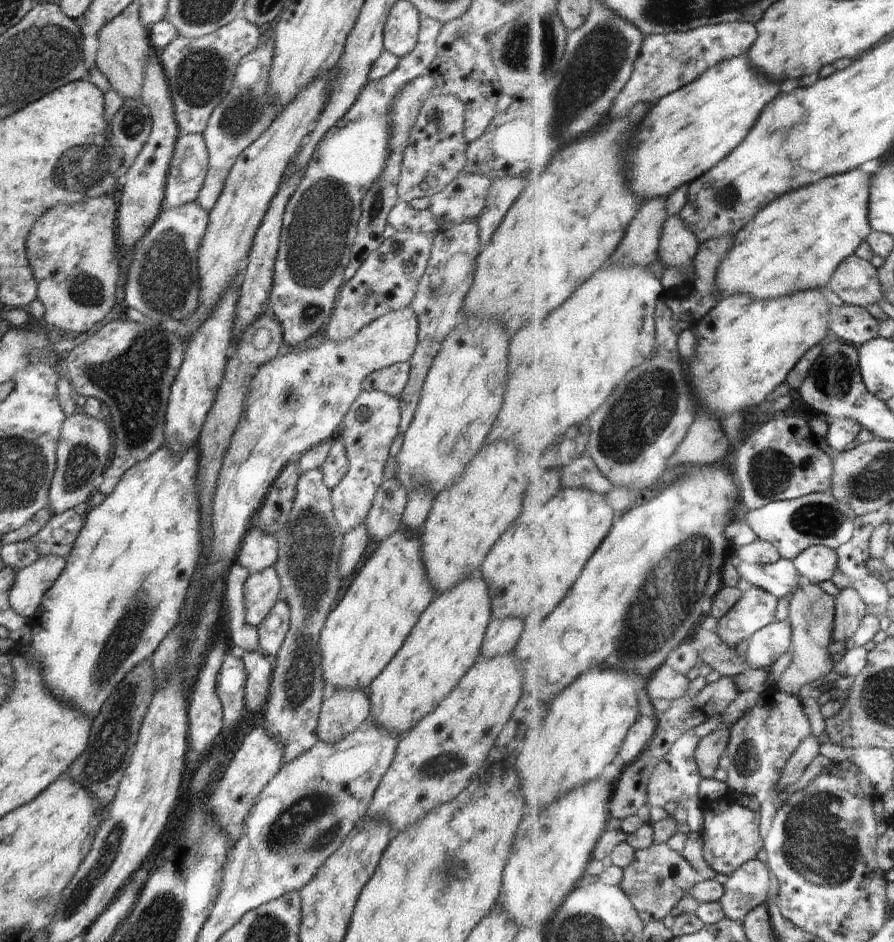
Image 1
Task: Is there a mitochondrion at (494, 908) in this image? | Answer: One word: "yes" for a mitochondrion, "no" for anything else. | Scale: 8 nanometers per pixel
no

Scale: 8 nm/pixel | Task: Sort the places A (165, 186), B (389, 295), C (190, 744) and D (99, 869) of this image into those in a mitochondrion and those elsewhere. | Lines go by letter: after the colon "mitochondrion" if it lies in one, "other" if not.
A: other
B: other
C: other
D: mitochondrion

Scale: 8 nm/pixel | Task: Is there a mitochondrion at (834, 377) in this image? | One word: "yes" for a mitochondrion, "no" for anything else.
yes

